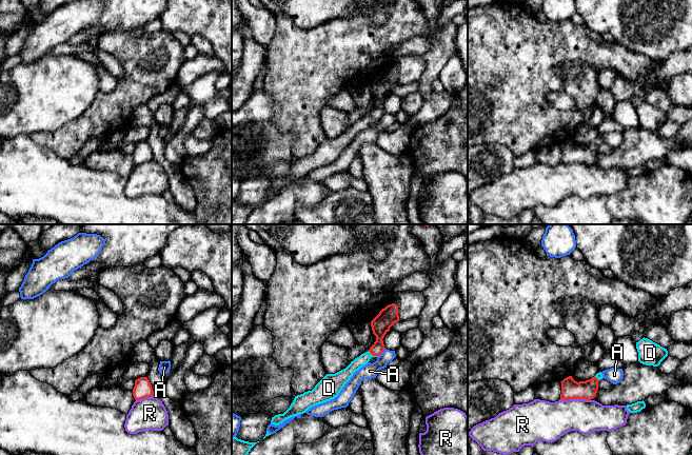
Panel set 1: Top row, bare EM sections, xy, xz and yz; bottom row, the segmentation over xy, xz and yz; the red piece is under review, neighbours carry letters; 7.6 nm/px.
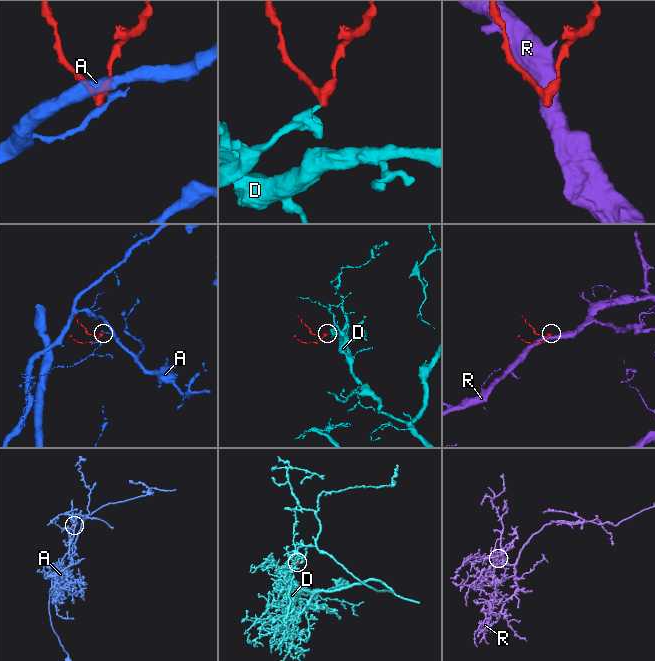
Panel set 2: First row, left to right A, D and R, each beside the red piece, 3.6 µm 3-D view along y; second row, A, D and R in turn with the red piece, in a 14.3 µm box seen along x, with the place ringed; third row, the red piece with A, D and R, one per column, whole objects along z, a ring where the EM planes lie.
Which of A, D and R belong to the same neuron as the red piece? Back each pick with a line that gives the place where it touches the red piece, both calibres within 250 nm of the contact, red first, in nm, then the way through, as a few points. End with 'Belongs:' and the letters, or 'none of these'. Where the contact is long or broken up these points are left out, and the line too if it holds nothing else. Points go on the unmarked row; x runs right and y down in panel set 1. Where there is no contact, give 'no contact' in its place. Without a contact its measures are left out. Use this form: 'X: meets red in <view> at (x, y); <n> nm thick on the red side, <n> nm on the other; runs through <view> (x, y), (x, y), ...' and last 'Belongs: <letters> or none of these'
D: meets red in xz at (373, 119); 150 nm thick on the red side, 90 nm on the other; runs through xz (380, 88), (379, 107), (373, 119), (368, 119), (358, 126)
Belongs: D

